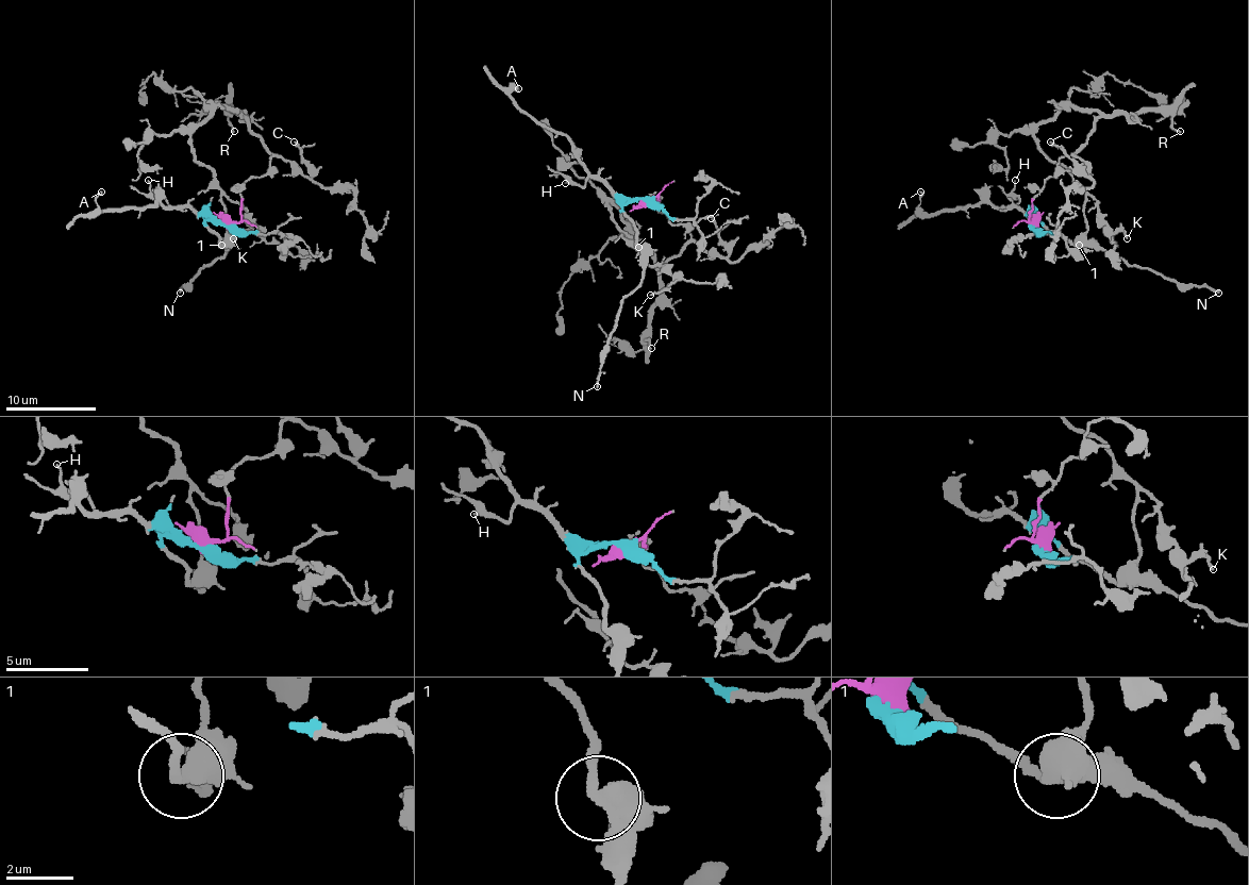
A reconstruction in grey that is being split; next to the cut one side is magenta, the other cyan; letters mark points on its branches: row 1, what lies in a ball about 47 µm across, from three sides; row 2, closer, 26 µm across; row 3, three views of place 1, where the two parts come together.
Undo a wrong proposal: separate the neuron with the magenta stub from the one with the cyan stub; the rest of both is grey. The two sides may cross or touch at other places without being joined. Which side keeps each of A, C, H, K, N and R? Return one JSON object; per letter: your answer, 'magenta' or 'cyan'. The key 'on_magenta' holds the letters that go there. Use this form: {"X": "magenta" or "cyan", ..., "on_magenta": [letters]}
{"A": "cyan", "C": "magenta", "H": "cyan", "K": "magenta", "N": "cyan", "R": "magenta", "on_magenta": ["C", "K", "R"]}

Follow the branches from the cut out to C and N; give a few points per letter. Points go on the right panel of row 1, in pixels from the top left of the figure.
C: (1033, 224), (1029, 218), (1031, 200), (1055, 178), (1055, 164), (1067, 154), (1081, 162), (1087, 178), (1049, 140)
N: (1031, 224), (1037, 220), (1077, 245), (1099, 245), (1133, 266), (1160, 272), (1181, 284), (1208, 286), (1219, 293)

